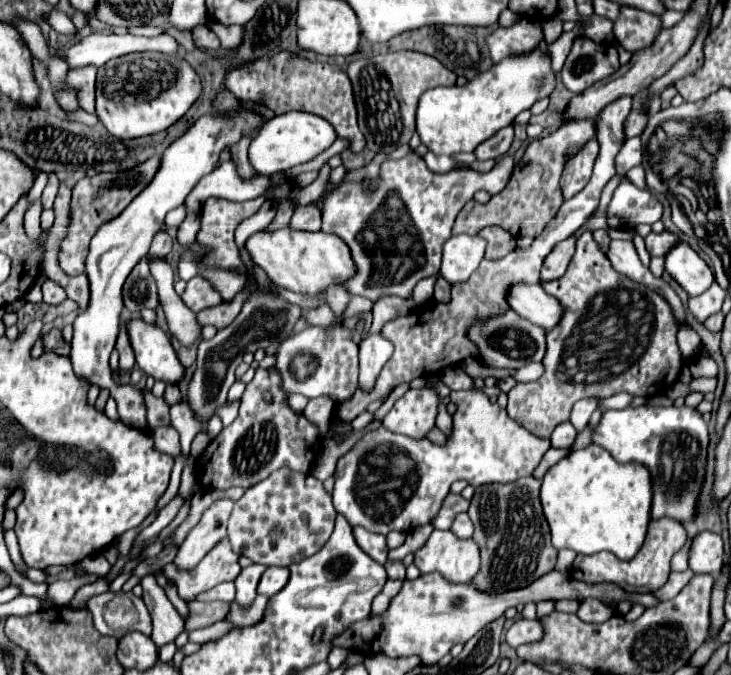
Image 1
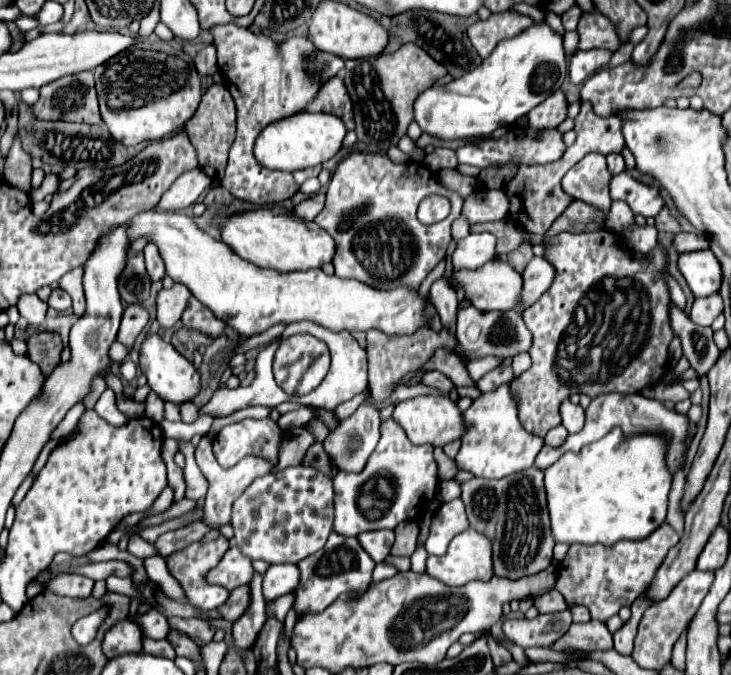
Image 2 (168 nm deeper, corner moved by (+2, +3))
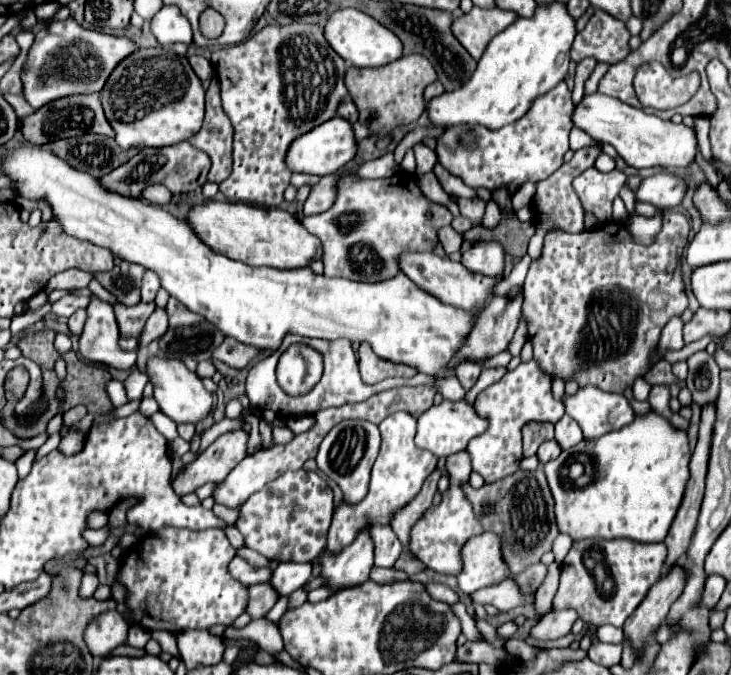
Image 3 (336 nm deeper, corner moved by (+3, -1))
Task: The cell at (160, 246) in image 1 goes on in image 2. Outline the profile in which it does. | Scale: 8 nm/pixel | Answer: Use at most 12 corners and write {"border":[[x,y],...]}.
{"border":[[154,243],[144,247],[146,269],[152,281],[164,277],[164,263]]}

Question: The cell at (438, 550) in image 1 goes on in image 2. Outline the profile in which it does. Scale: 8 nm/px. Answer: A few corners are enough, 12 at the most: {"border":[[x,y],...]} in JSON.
{"border":[[474,529],[426,573],[458,587],[492,577],[492,543]]}

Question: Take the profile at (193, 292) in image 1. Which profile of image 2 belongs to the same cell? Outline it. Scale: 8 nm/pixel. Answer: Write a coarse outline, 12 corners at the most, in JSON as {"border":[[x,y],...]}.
{"border":[[182,283],[158,293],[156,319],[162,329],[180,321],[192,297]]}

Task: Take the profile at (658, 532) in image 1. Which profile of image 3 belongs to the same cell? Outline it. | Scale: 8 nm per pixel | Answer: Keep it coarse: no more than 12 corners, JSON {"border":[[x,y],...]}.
{"border":[[573,541],[553,609],[623,627],[663,543]]}

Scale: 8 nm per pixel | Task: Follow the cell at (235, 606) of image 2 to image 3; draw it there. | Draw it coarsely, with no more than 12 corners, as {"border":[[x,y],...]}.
{"border":[[269,583],[251,585],[247,613],[253,619],[277,603]]}

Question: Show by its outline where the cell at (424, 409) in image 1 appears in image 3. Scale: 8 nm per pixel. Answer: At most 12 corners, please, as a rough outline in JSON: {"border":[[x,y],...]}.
{"border":[[441,401],[417,419],[415,445],[465,451],[489,423],[473,405]]}

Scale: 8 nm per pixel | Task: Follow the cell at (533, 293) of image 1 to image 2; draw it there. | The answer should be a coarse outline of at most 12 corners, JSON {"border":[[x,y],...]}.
{"border":[[506,261],[454,271],[482,311],[520,307],[522,275]]}

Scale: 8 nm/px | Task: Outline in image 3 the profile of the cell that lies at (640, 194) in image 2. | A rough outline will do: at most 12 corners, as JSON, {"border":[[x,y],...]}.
{"border":[[673,173],[641,181],[637,201],[657,209],[681,205],[687,181]]}

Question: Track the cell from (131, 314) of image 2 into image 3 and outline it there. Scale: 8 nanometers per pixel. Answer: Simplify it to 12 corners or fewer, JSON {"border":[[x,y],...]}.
{"border":[[155,301],[115,303],[121,337],[139,337]]}

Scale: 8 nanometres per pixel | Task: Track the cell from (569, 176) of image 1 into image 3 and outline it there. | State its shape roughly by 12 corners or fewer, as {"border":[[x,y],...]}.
{"border":[[591,167],[573,181],[583,209],[613,221],[613,199],[627,177]]}

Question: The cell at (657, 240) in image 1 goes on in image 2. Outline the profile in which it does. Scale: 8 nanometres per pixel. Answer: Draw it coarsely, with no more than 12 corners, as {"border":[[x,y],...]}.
{"border":[[694,233],[674,235],[678,253],[706,249],[708,241]]}

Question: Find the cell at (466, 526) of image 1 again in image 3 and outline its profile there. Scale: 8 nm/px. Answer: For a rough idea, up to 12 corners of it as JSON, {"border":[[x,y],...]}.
{"border":[[467,451],[447,457],[449,489],[411,527],[409,549],[457,577],[461,547],[483,533],[461,491]]}

